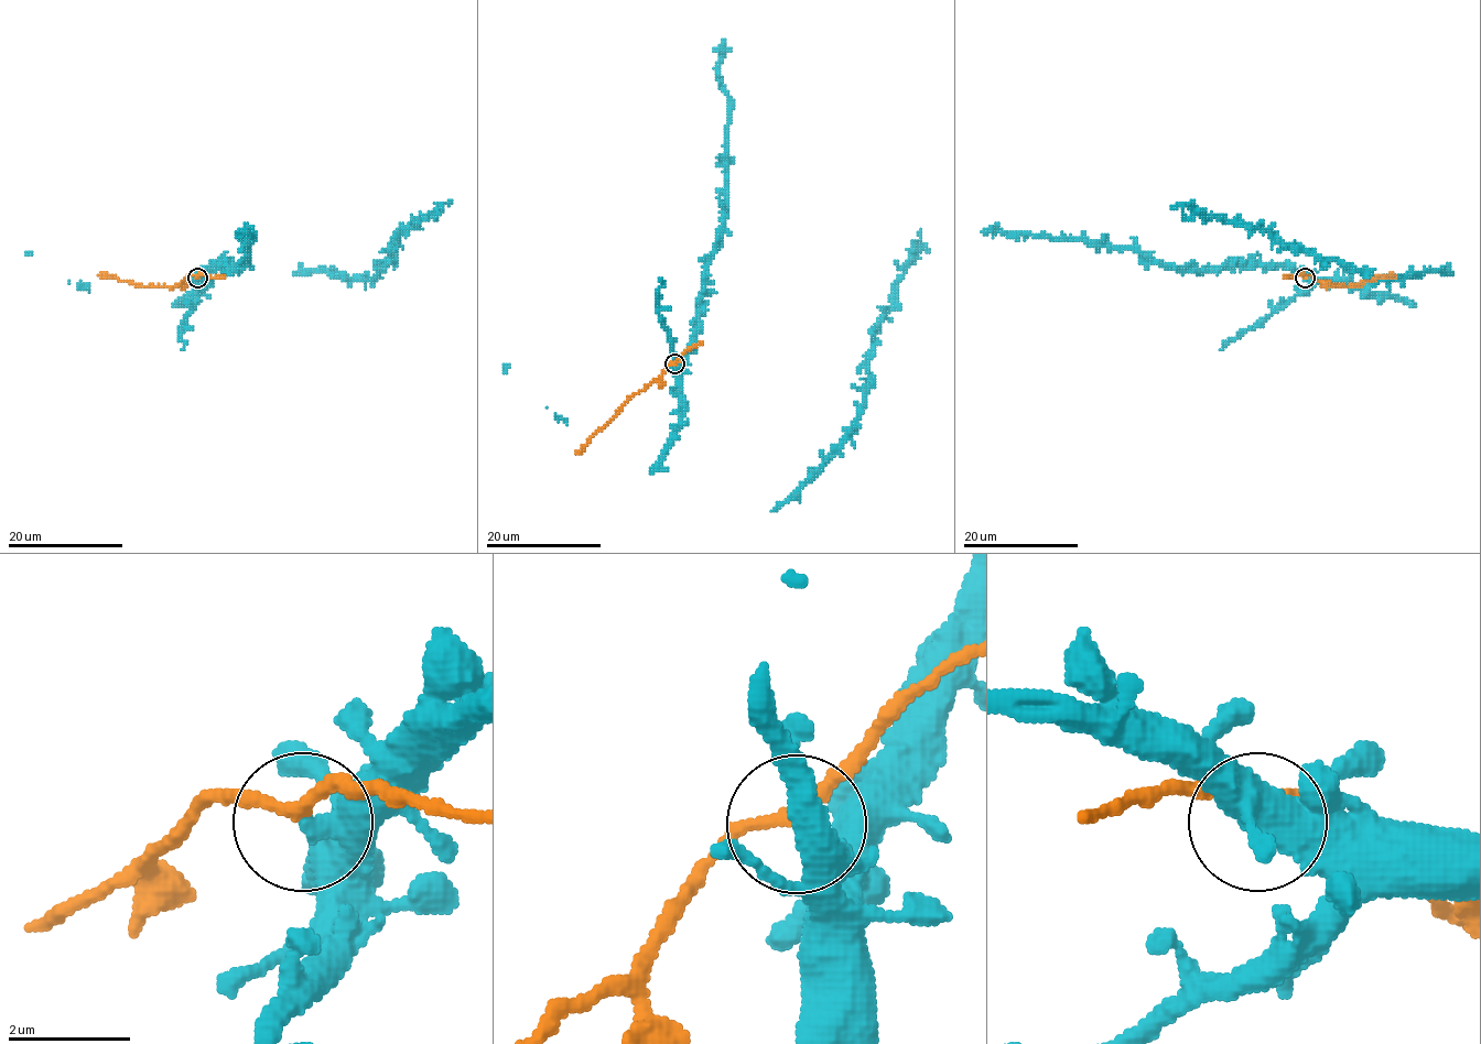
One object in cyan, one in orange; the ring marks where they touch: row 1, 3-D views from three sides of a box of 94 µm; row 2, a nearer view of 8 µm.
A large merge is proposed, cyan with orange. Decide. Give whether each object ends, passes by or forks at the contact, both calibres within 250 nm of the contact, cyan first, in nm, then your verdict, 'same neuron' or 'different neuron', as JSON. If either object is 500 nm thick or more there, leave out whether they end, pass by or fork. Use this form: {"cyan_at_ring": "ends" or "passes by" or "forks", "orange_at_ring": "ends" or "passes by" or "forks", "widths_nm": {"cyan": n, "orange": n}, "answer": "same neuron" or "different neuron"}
{"cyan_at_ring": "ends", "orange_at_ring": "passes by", "widths_nm": {"cyan": 360, "orange": 200}, "answer": "different neuron"}

